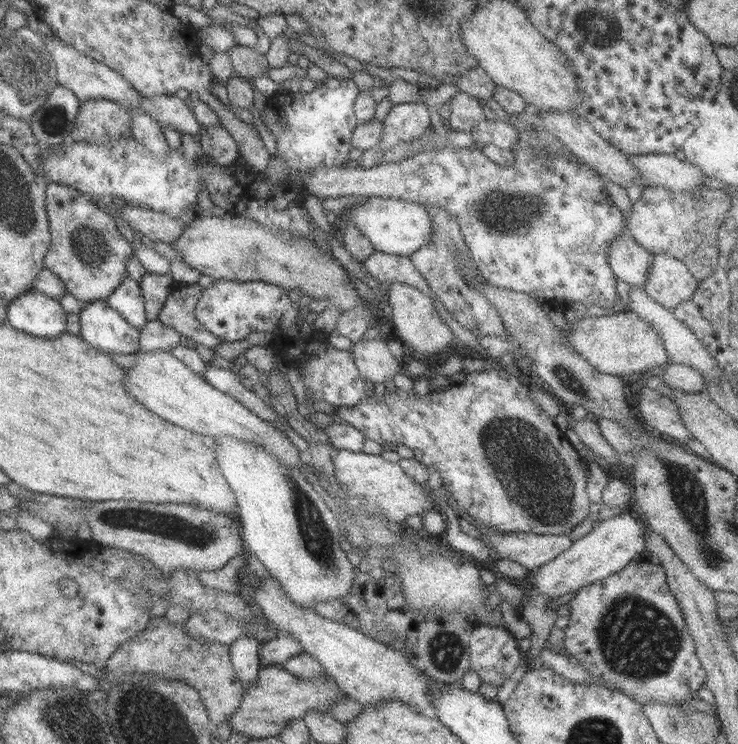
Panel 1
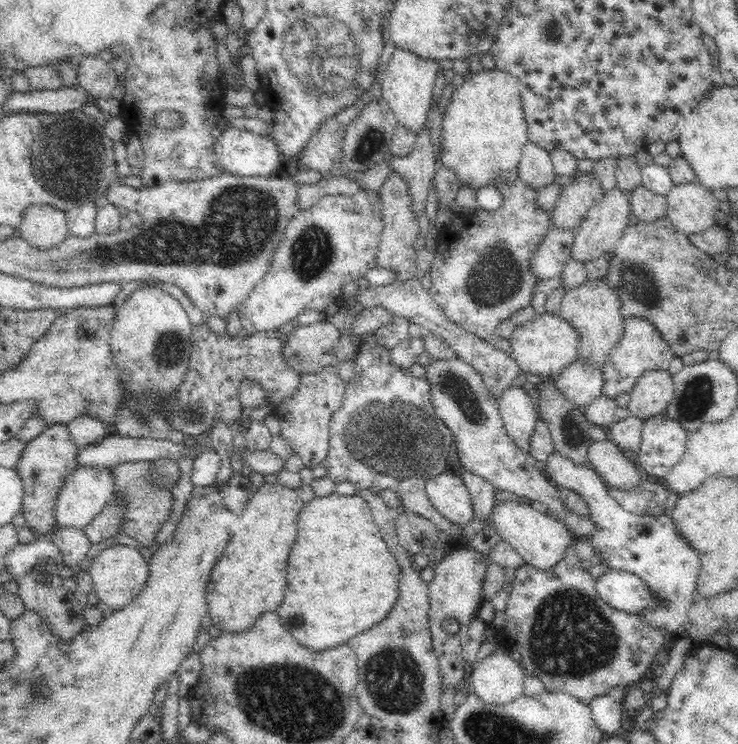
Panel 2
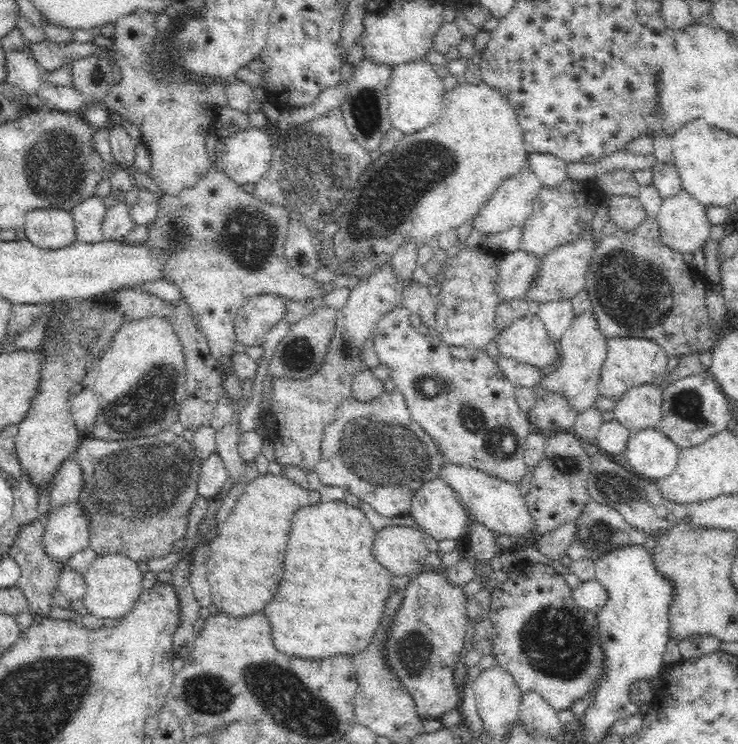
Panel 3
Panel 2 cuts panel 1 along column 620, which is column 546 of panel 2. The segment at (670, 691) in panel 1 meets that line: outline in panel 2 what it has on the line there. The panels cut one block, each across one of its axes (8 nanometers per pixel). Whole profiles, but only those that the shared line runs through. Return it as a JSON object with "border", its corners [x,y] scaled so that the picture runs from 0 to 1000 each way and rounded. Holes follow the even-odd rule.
{"border":[[[771,734],[766,739],[766,746],[762,753],[757,753],[748,763],[743,766],[729,765],[715,757],[710,757],[698,767],[698,776],[694,781],[694,793],[690,796],[690,805],[686,820],[686,837],[680,844],[671,845],[671,862],[679,871],[688,876],[701,875],[707,882],[703,894],[707,897],[711,909],[728,909],[738,922],[743,930],[767,930],[780,937],[786,944],[798,948],[804,938],[824,934],[828,925],[832,922],[843,922],[846,925],[864,921],[874,909],[883,906],[885,897],[889,891],[886,882],[893,879],[901,871],[901,852],[893,844],[883,844],[878,837],[873,837],[873,832],[864,825],[854,825],[829,817],[822,809],[818,809],[806,792],[808,777],[802,776],[795,767],[795,761],[786,750],[780,747],[778,738]]]}

